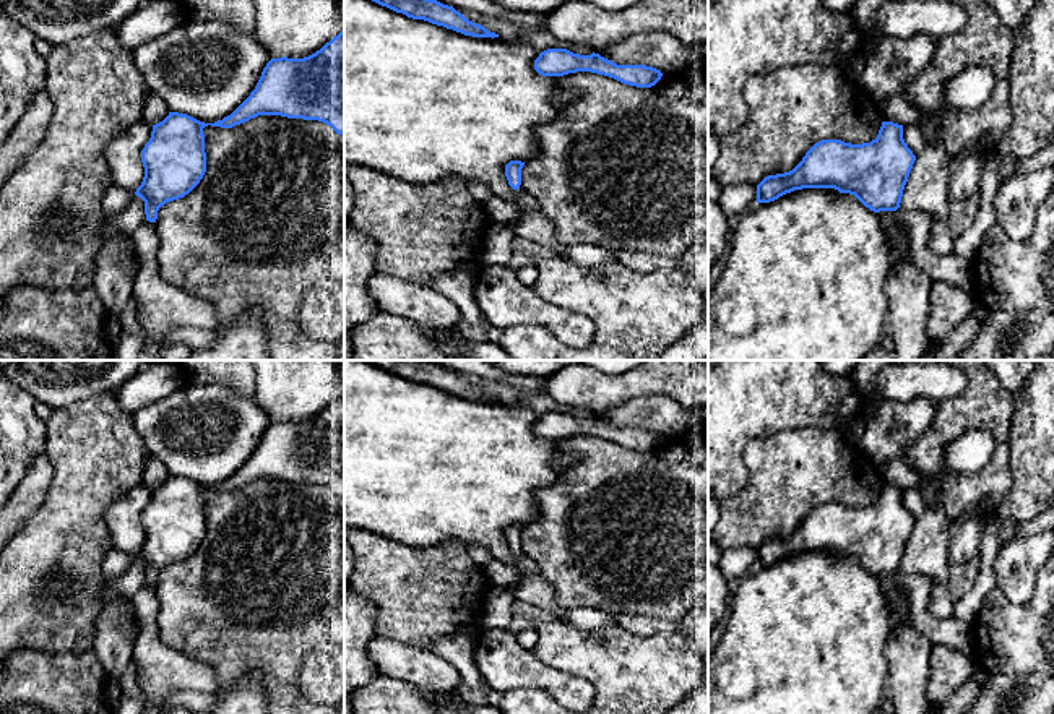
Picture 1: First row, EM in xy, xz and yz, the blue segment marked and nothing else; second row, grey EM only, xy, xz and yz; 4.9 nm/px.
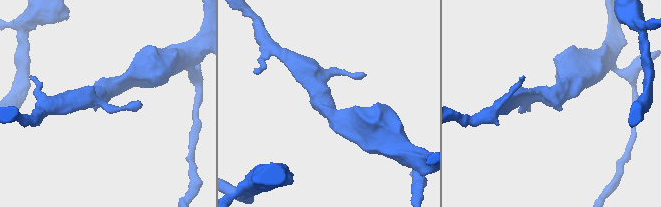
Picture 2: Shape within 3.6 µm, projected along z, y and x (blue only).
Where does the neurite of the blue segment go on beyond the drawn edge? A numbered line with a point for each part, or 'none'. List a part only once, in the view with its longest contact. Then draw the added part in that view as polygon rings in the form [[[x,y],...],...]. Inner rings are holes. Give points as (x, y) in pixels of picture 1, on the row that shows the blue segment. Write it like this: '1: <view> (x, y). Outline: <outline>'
1: xz (528, 205). Outline: [[[520,185],[520,188],[516,190],[516,193],[520,195],[520,211],[523,214],[539,213],[539,206],[536,203],[536,200],[526,193],[526,190],[523,188],[523,185]]]

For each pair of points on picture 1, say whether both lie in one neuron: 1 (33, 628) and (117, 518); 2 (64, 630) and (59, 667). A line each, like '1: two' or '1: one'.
1: two
2: two

